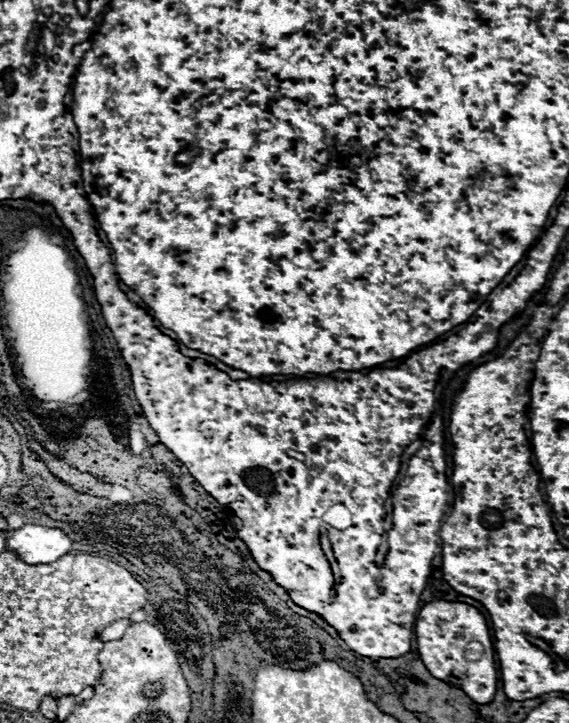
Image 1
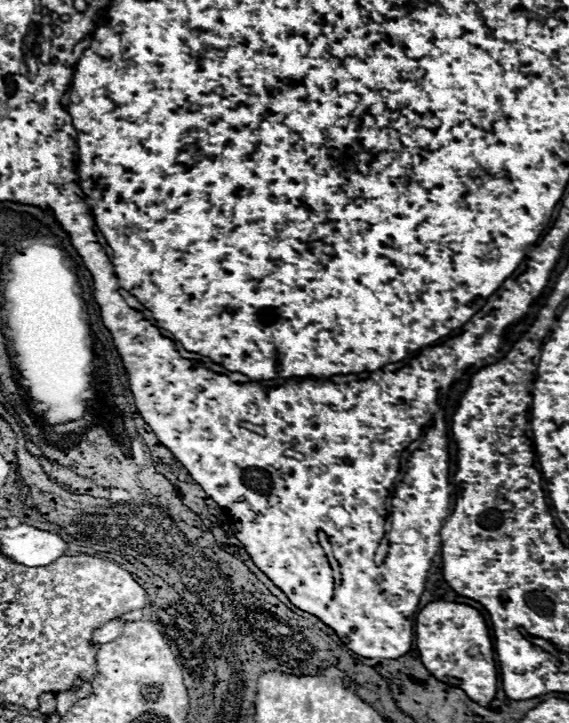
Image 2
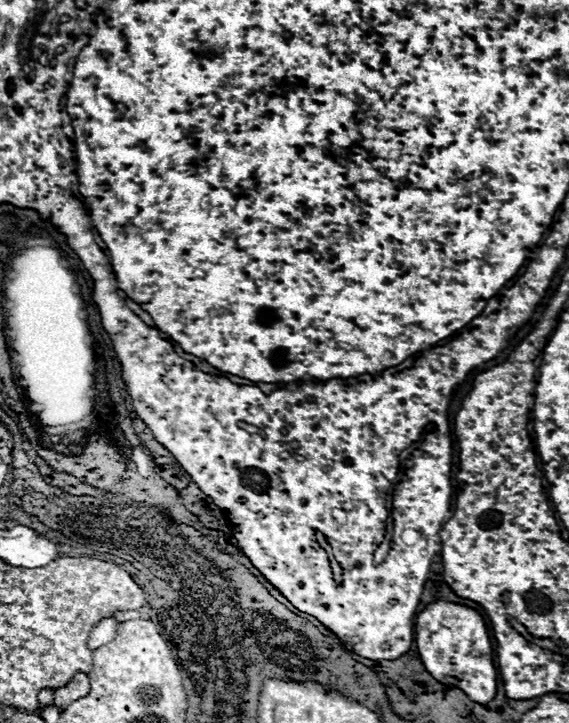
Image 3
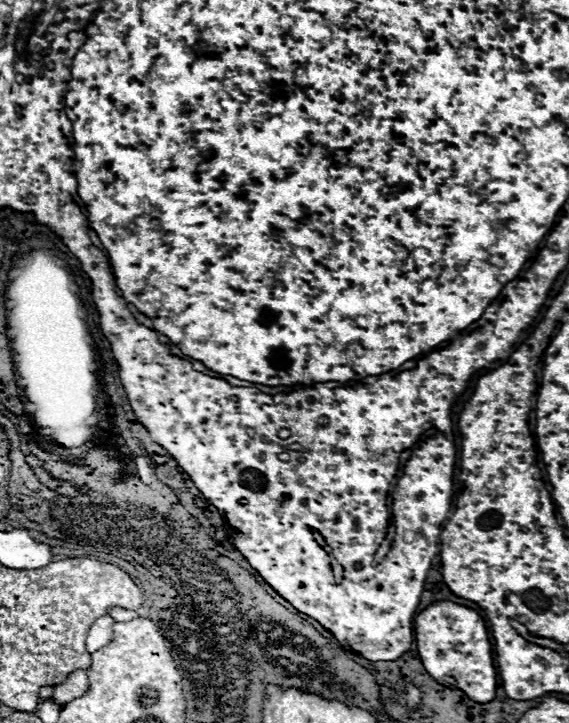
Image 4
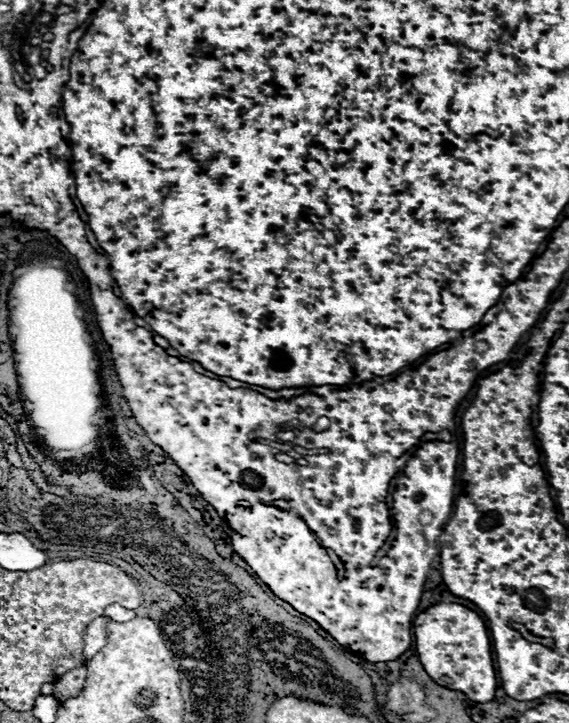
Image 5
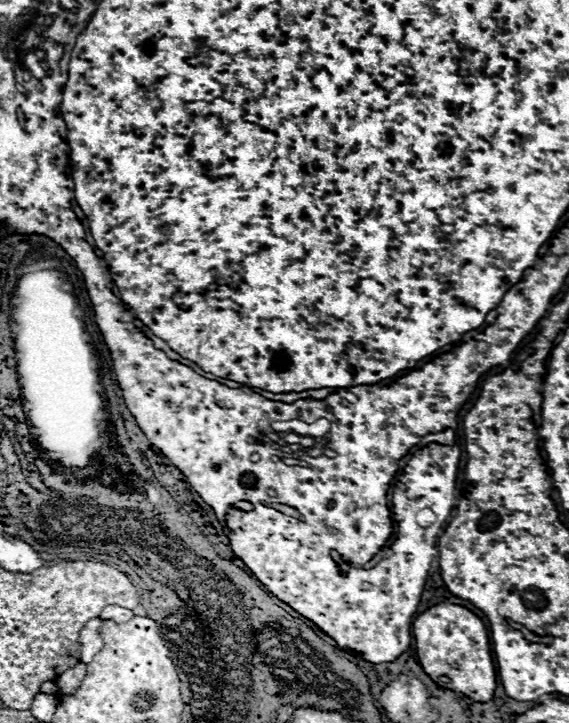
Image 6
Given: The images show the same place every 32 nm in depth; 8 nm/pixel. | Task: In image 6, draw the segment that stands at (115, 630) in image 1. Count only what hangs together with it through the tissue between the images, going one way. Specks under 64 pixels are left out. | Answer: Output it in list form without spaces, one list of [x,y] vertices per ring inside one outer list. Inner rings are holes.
[[[94,618],[90,620],[84,630],[80,632],[80,654],[82,654],[82,662],[88,664],[96,652],[100,652],[102,644],[102,636],[100,636],[100,626],[102,626],[102,618]]]

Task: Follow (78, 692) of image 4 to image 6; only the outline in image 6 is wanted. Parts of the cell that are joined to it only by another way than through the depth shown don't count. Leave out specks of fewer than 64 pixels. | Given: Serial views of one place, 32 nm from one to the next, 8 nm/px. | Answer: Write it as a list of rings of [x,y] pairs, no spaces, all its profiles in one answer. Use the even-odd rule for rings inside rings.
[[[78,664],[76,668],[70,668],[68,672],[64,672],[64,676],[60,676],[56,680],[56,686],[58,686],[58,694],[72,694],[80,688],[82,680],[86,676],[86,664]]]

